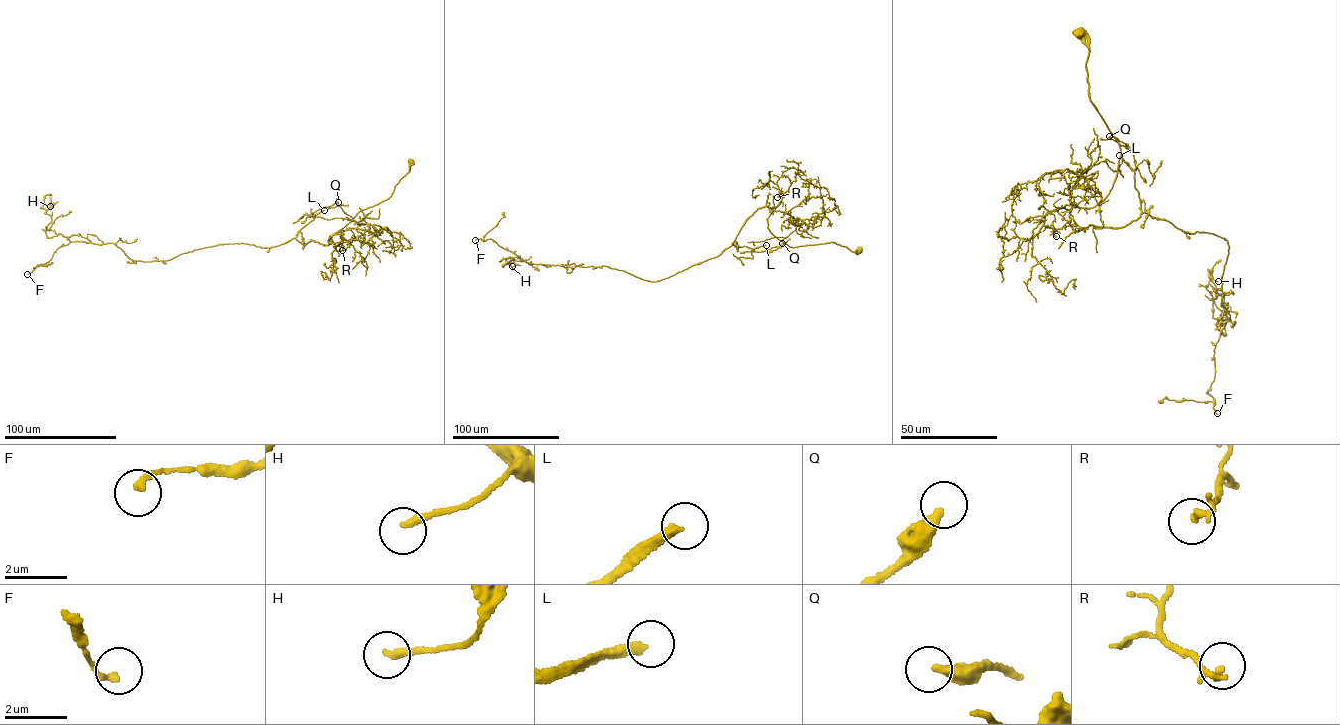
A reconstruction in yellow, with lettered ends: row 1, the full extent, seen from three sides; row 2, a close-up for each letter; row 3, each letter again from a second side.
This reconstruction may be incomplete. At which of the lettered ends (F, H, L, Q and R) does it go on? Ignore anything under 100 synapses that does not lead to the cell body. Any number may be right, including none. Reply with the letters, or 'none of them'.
L

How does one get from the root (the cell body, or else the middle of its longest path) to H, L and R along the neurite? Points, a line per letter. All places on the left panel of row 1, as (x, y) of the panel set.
H: (410, 162), (389, 198), (325, 245), (295, 238), (135, 261), (113, 243), (47, 230), (50, 206)
L: (410, 162), (389, 198), (359, 211), (328, 244), (304, 245), (297, 232), (324, 210)
R: (410, 162), (408, 172), (389, 198), (361, 210), (330, 236), (342, 235), (342, 250)

